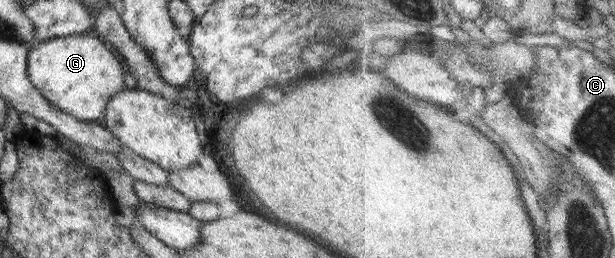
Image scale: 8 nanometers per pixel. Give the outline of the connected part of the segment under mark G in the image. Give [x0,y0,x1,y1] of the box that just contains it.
[27,34,127,121]

